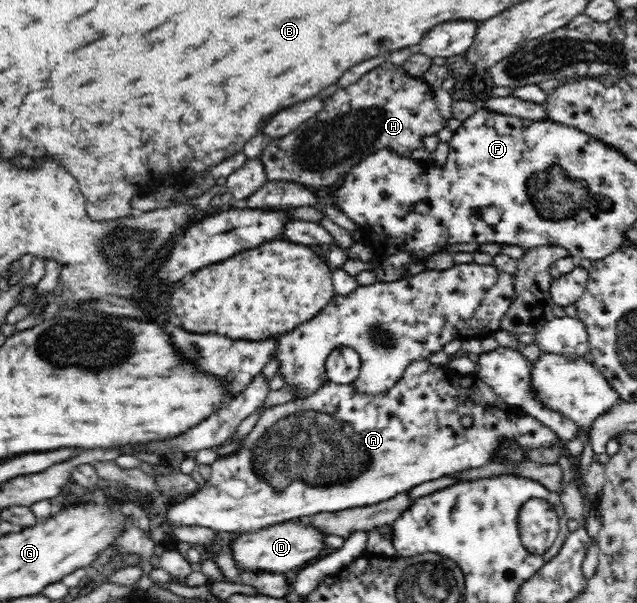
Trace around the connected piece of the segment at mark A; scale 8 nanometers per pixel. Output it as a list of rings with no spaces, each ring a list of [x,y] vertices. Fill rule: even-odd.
[[[417,359],[411,361],[401,379],[387,389],[385,393],[379,395],[366,395],[366,393],[359,393],[353,384],[337,384],[331,380],[323,383],[315,393],[311,395],[303,395],[303,397],[295,397],[293,401],[283,403],[283,405],[273,405],[263,409],[257,423],[252,427],[251,431],[243,437],[240,441],[239,449],[235,453],[223,455],[218,457],[210,465],[210,476],[198,490],[183,499],[180,502],[171,503],[171,507],[166,510],[163,526],[173,533],[177,527],[181,526],[199,526],[214,530],[216,533],[230,532],[236,534],[255,533],[261,529],[269,526],[283,523],[285,521],[292,521],[296,519],[305,519],[312,517],[316,513],[321,512],[340,512],[344,509],[351,509],[351,507],[372,506],[381,501],[387,501],[399,493],[410,491],[413,487],[425,483],[425,481],[433,481],[439,479],[441,476],[453,476],[455,472],[462,472],[468,469],[475,469],[487,465],[489,462],[494,462],[498,449],[507,441],[515,440],[519,444],[521,450],[531,453],[537,448],[563,448],[563,441],[544,423],[541,423],[535,417],[531,417],[526,411],[520,407],[509,405],[505,403],[481,378],[471,374],[461,374],[450,371],[447,367],[439,367],[429,362],[428,359]],[[463,415],[471,415],[473,417],[473,424],[470,427],[464,428],[459,418]]]

